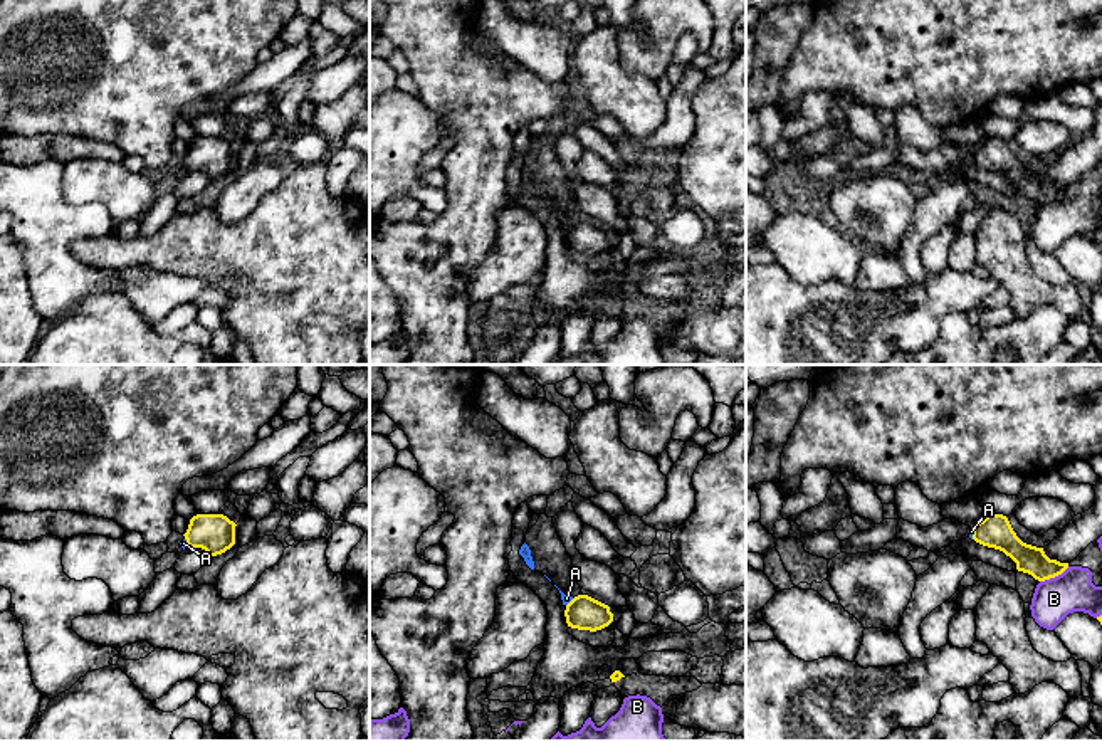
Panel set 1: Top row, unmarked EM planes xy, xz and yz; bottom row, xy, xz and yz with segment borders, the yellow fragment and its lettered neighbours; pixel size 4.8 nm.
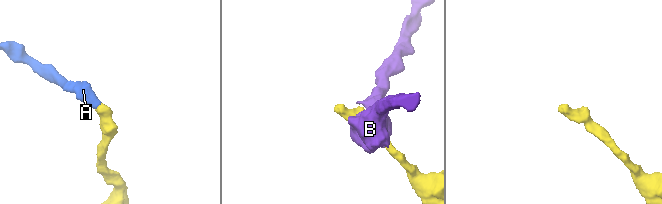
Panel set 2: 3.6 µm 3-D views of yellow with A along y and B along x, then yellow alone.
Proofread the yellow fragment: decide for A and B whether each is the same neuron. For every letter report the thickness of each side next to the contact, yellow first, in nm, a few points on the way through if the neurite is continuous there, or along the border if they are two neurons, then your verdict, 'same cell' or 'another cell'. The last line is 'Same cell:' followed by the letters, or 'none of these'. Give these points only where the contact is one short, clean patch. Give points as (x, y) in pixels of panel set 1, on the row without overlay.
A: calibres 160 and 20 nm; way yz (995, 155), (973, 158), (971, 155); same cell
B: calibres 140 and 200 nm; another cell
Same cell: A

